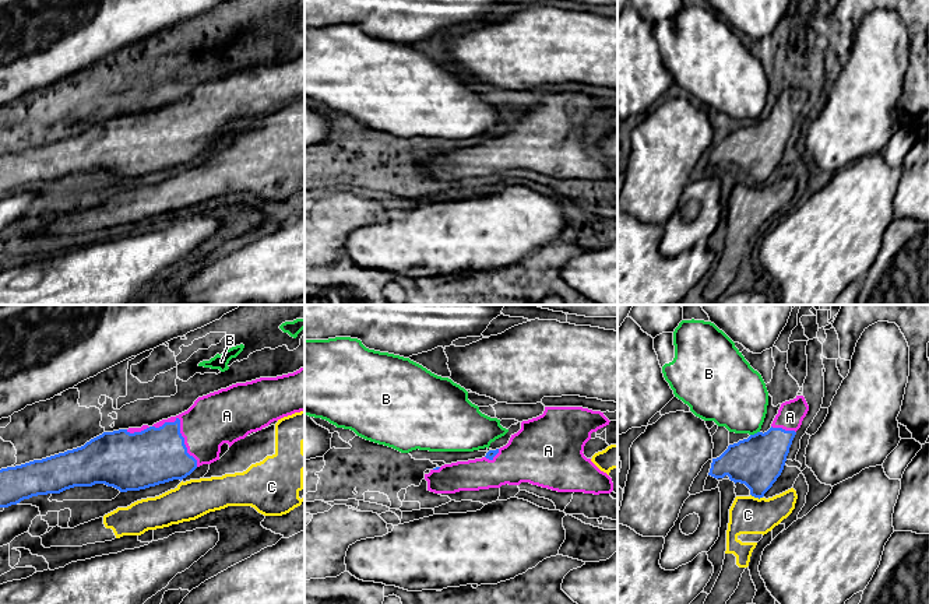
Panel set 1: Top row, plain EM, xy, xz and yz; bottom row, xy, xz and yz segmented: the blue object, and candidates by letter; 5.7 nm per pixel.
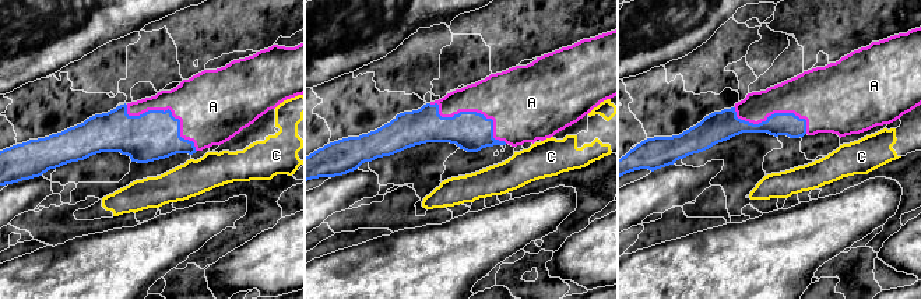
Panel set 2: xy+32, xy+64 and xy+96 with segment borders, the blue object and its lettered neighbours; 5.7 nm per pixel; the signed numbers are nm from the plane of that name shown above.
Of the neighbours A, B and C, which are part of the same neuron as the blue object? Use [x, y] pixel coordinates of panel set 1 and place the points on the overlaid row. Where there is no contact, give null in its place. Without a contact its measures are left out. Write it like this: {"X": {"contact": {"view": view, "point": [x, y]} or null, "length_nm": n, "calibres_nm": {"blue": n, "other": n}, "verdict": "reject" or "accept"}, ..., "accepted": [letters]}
{"A": {"contact": {"view": "xy", "point": [179, 429]}, "length_nm": 360, "calibres_nm": {"blue": 320, "other": 300}, "verdict": "accept"}, "B": {"contact": {"view": "yz", "point": [755, 434]}, "length_nm": 60, "calibres_nm": {"blue": 300, "other": 360}, "verdict": "reject"}, "C": {"contact": {"view": "yz", "point": [756, 497]}, "length_nm": 80, "calibres_nm": {"blue": 300, "other": 220}, "verdict": "reject"}, "accepted": ["A"]}

